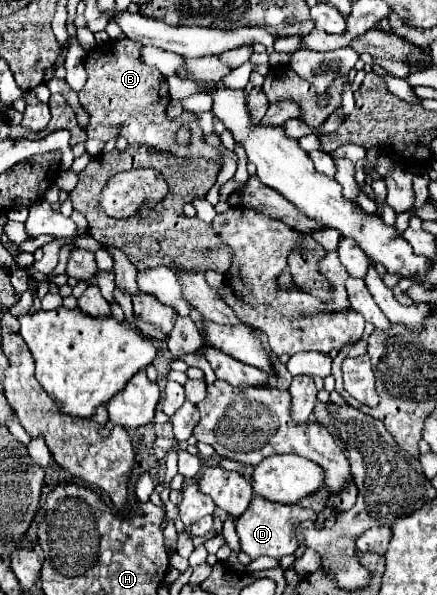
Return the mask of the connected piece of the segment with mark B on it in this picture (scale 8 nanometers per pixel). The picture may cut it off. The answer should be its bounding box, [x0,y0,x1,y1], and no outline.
[79,38,223,164]

